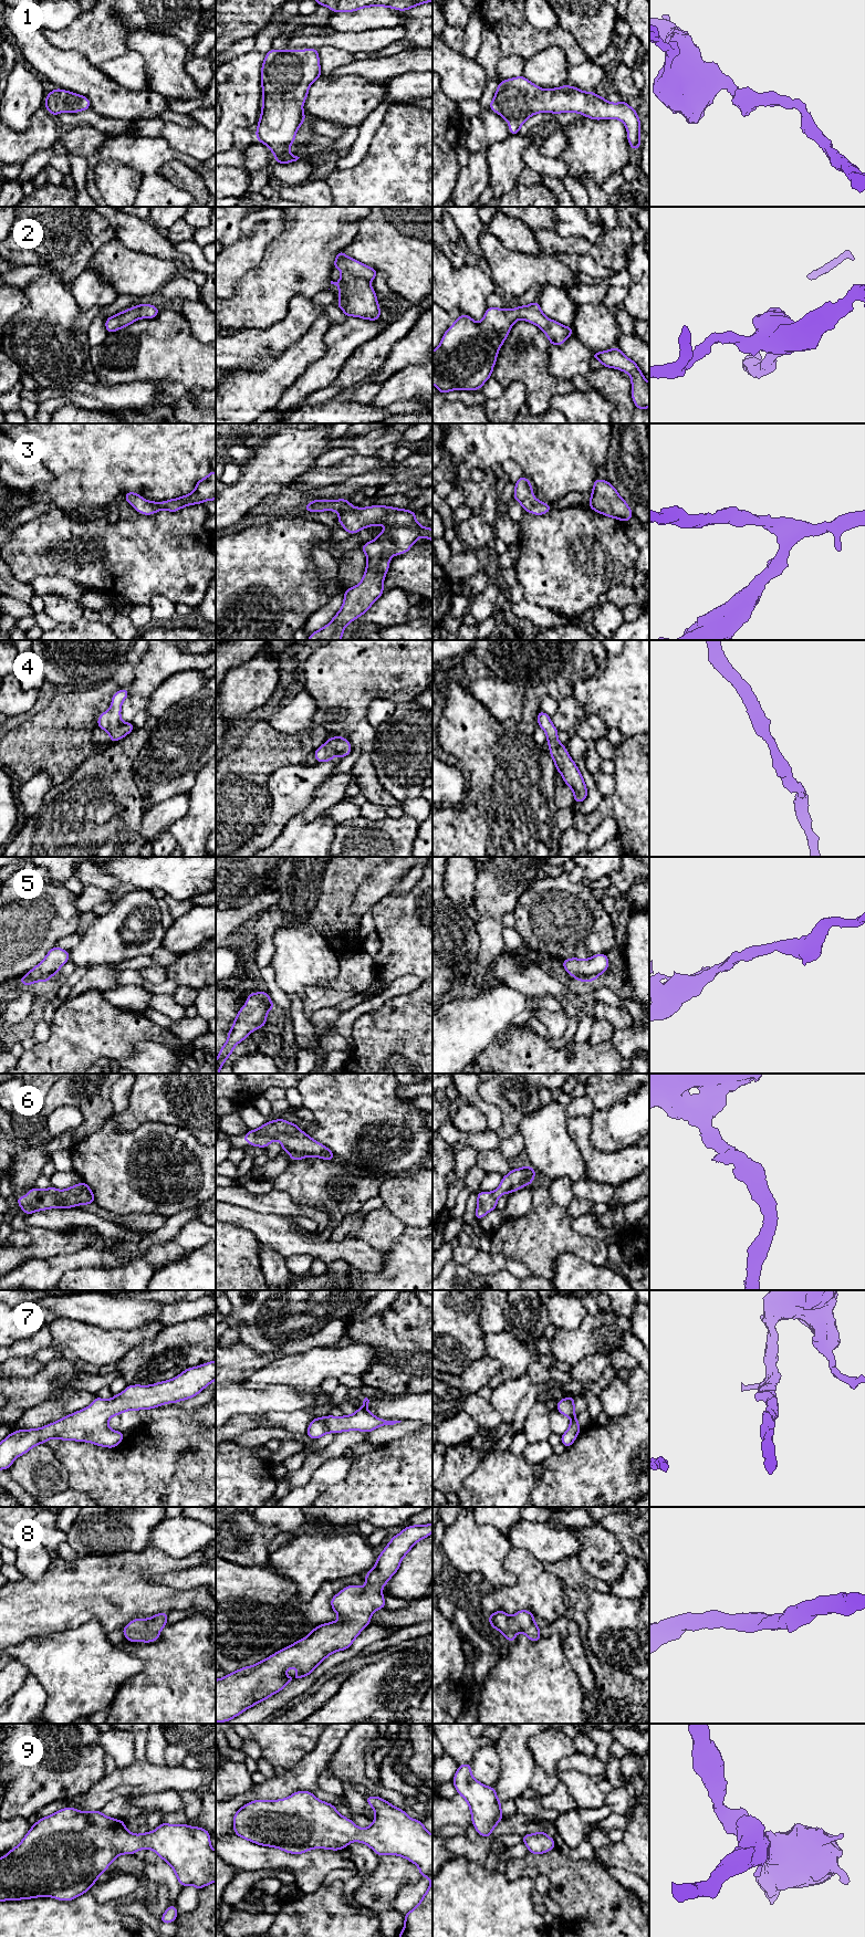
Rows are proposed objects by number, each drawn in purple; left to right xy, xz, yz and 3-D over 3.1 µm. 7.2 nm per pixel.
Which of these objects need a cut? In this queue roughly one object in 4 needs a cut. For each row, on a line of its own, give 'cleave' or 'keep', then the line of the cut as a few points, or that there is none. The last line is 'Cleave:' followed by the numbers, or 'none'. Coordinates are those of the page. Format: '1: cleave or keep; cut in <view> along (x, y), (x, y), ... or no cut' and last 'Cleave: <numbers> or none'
1: keep; no cut
2: keep; no cut
3: keep; no cut
4: keep; no cut
5: keep; no cut
6: keep; no cut
7: keep; no cut
8: keep; no cut
9: keep; no cut
Cleave: none

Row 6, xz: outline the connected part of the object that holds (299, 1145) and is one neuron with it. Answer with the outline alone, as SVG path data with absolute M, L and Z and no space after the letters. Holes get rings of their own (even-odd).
M282 1118L274 1121L267 1121L257 1130L250 1130L243 1135L243 1140L260 1148L267 1148L272 1141L279 1140L282 1150L288 1152L291 1161L301 1160L308 1156L334 1160L336 1155L325 1145L313 1140L304 1133L295 1123L288 1122Z

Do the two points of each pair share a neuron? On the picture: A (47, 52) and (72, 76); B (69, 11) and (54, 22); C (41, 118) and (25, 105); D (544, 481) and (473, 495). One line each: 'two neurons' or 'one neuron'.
A: one neuron
B: one neuron
C: two neurons
D: two neurons

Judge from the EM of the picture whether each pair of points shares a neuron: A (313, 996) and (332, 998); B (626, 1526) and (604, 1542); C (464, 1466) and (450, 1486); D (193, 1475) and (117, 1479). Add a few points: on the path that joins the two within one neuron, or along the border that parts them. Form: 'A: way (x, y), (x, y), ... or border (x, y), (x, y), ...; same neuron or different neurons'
A: way (318, 997), (327, 997); same neuron
B: border (597, 1525), (608, 1530), (628, 1556); different neurons
C: way (459, 1470), (450, 1482); same neuron
D: way (174, 1478), (136, 1479); same neuron

